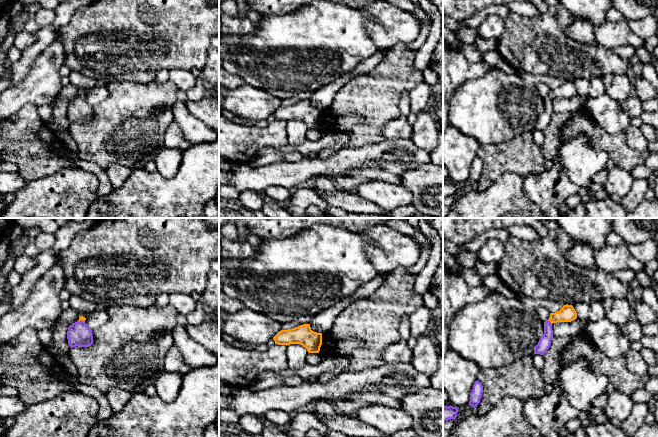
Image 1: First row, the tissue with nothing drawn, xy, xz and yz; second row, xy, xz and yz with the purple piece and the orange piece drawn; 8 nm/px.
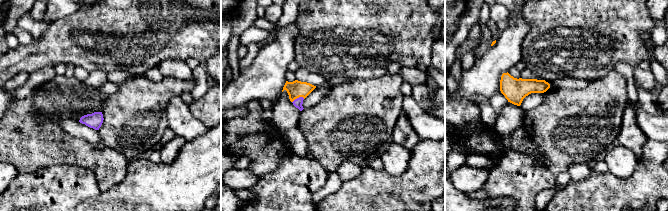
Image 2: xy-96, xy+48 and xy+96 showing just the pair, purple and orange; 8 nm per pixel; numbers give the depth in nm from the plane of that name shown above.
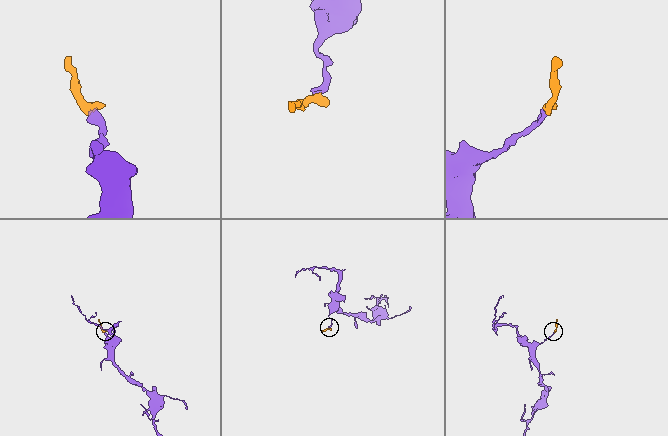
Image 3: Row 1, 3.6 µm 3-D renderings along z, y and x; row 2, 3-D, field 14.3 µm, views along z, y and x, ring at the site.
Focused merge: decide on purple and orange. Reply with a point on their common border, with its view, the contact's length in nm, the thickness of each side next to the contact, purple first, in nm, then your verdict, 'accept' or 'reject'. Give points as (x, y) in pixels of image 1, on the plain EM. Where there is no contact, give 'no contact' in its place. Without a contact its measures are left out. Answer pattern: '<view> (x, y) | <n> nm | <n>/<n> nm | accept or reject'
yz (549, 97) | 50 nm | 100/140 nm | accept

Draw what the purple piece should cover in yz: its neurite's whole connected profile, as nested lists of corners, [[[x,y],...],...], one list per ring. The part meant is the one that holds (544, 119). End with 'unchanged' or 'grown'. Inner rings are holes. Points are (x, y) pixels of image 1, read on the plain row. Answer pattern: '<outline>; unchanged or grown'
[[[564,81],[559,87],[550,89],[550,93],[544,98],[544,110],[534,123],[534,130],[544,131],[551,121],[553,114],[552,100],[557,98],[571,98],[577,94],[577,89],[572,81]]]; grown

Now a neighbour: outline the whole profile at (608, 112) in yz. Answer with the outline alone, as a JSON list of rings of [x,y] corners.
[[[606,93],[597,98],[590,98],[586,102],[586,108],[591,111],[592,117],[600,126],[610,134],[625,133],[630,125],[630,117],[623,111],[622,103],[609,97]]]

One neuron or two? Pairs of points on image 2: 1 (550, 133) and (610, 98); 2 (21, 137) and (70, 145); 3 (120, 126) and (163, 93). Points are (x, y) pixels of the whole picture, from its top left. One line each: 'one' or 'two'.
1: one
2: one
3: one

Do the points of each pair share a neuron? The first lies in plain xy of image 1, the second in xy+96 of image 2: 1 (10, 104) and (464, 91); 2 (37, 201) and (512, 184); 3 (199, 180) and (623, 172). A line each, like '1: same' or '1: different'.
1: same
2: same
3: different

